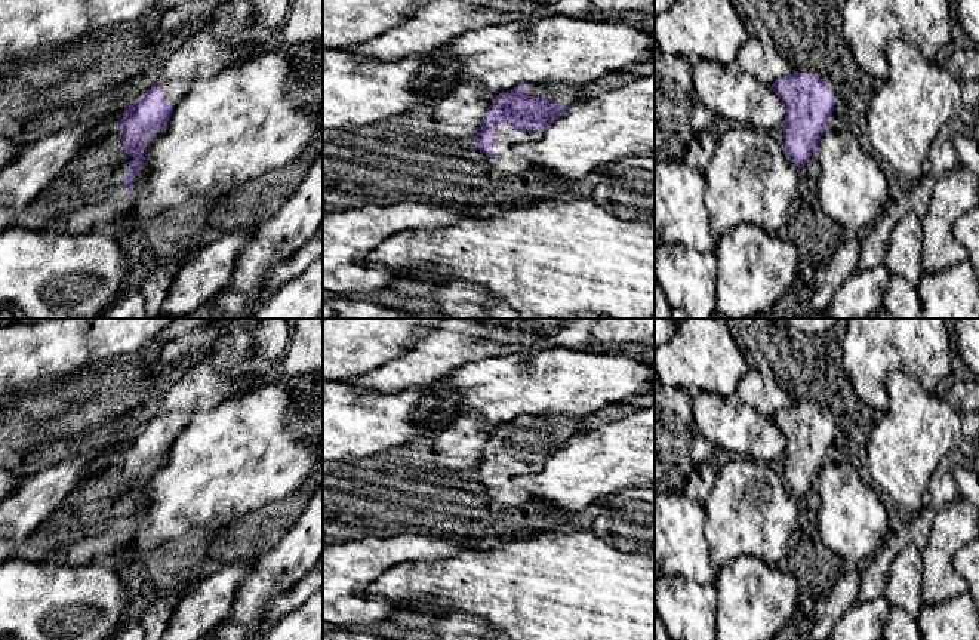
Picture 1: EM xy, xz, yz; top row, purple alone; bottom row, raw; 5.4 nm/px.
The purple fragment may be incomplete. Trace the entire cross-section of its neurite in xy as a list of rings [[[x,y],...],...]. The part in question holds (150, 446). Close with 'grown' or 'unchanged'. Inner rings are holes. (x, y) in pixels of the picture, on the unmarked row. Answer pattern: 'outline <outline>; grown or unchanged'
outline [[[215,353],[204,356],[173,382],[156,415],[124,441],[118,456],[121,474],[126,486],[135,490],[124,501],[127,523],[132,521],[142,501],[147,473],[167,458],[188,418],[237,393],[237,388],[227,385],[224,376],[213,367],[215,357]]]; grown

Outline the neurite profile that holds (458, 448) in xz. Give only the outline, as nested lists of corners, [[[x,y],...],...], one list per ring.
[[[477,412],[455,418],[431,439],[434,446],[427,452],[432,467],[444,473],[472,474],[481,459],[486,441],[495,428],[483,428]]]

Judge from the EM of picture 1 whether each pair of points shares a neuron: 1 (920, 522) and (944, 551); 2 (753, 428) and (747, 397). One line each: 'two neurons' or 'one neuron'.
1: two neurons
2: two neurons

